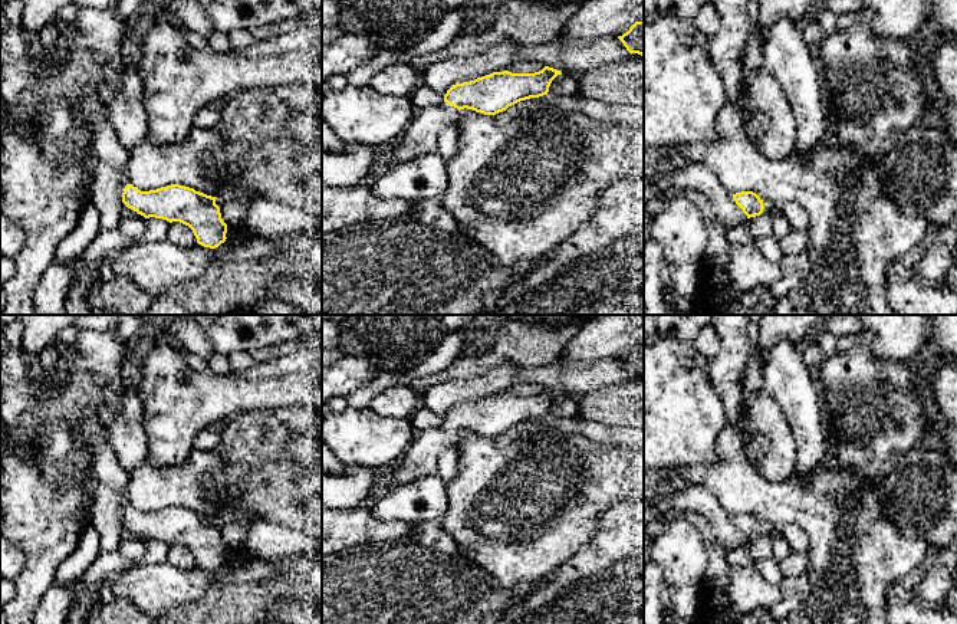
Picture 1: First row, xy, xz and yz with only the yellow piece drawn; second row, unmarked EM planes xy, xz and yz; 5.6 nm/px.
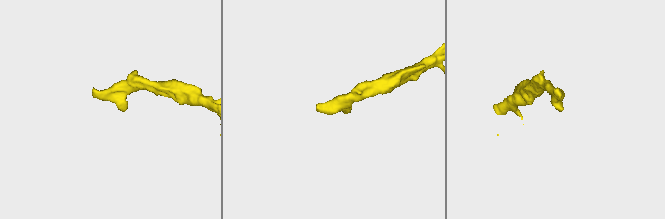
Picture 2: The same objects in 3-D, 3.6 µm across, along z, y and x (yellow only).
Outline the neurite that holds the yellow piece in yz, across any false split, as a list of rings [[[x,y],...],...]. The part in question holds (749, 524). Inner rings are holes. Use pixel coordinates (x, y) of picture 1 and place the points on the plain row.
[[[753,513],[736,515],[733,516],[733,522],[743,532],[747,541],[760,538],[762,535],[769,536],[773,541],[780,533],[780,526],[762,522]]]

